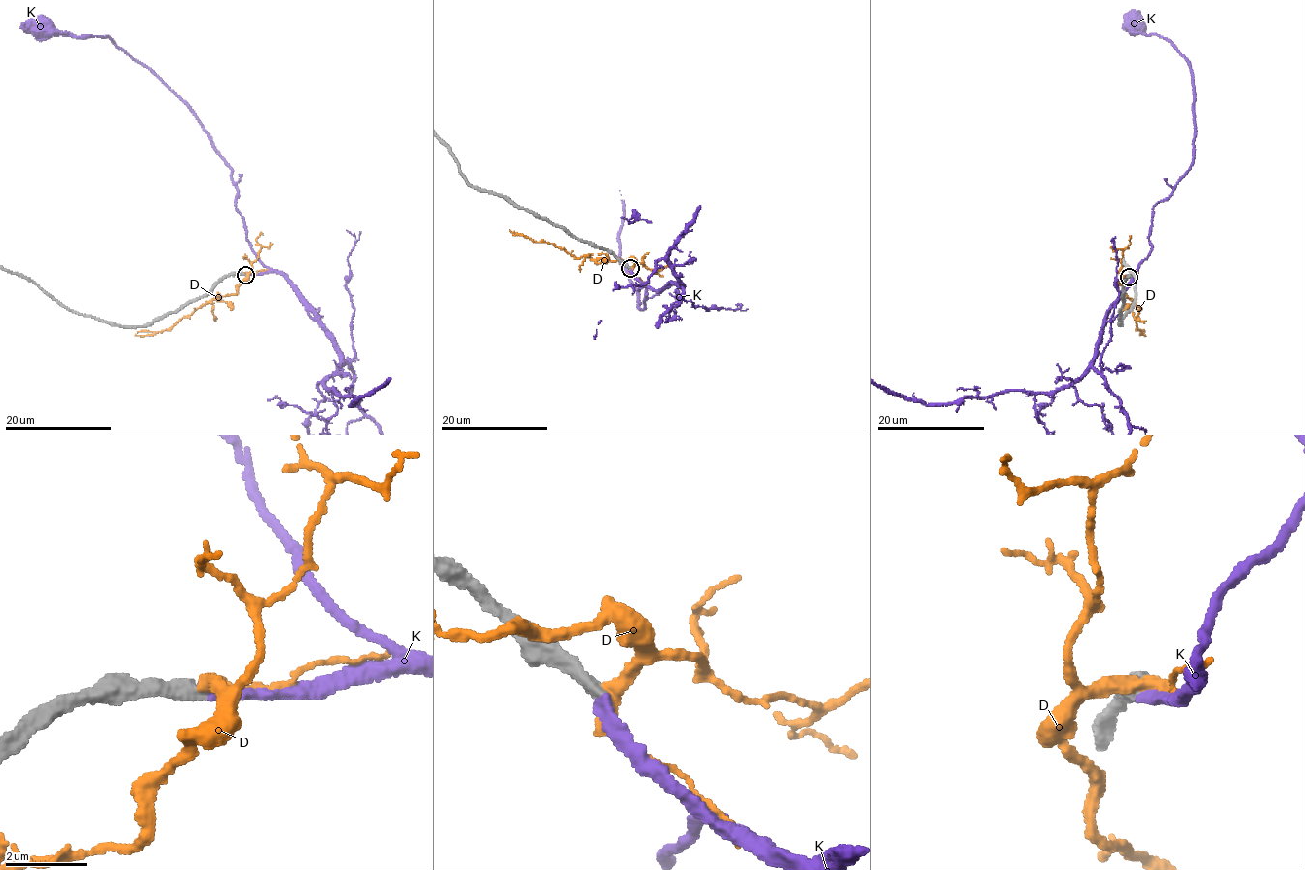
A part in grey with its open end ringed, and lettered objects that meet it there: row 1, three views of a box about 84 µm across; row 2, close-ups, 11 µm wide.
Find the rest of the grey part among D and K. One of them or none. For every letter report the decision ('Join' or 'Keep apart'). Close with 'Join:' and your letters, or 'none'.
D: Keep apart
K: Join
Join: K

